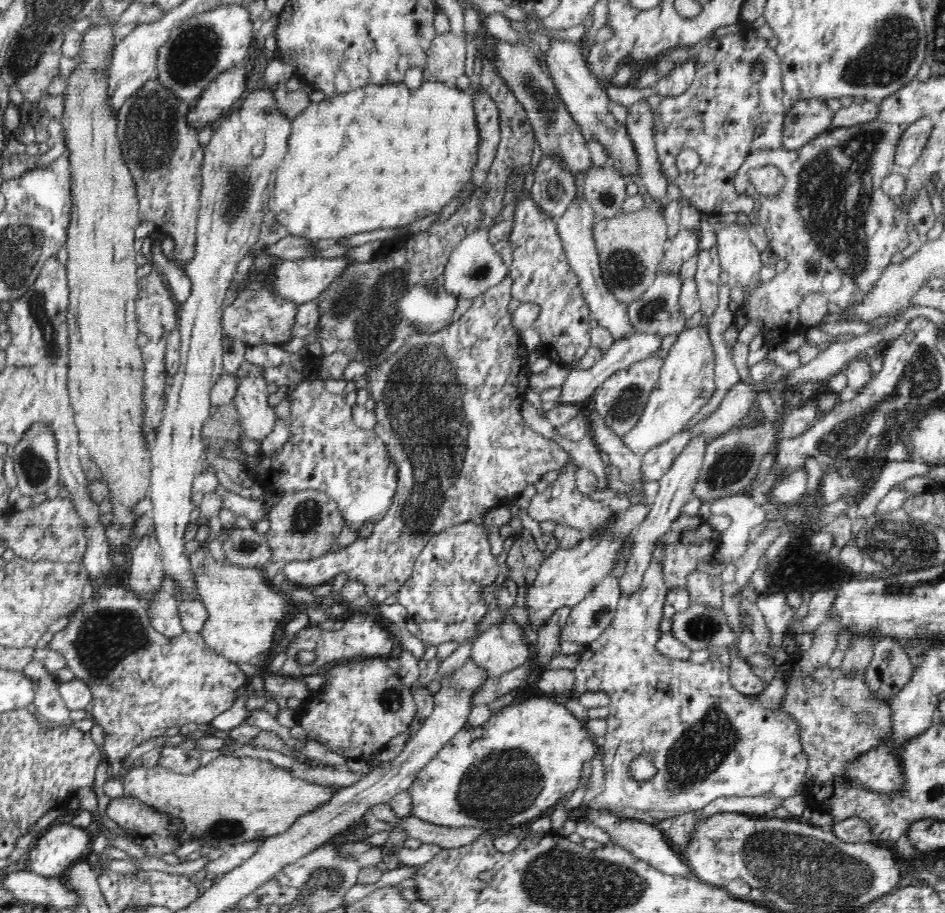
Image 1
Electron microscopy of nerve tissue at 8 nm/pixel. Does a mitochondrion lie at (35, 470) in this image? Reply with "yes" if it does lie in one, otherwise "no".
yes

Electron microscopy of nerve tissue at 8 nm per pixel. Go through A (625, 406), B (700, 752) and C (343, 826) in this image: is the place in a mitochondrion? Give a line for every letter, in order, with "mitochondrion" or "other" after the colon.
A: mitochondrion
B: mitochondrion
C: other

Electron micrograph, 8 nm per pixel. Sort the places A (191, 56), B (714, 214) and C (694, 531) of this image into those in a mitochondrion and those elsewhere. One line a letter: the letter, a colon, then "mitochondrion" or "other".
A: mitochondrion
B: other
C: other

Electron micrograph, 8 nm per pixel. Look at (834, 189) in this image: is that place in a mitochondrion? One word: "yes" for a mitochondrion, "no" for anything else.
yes

